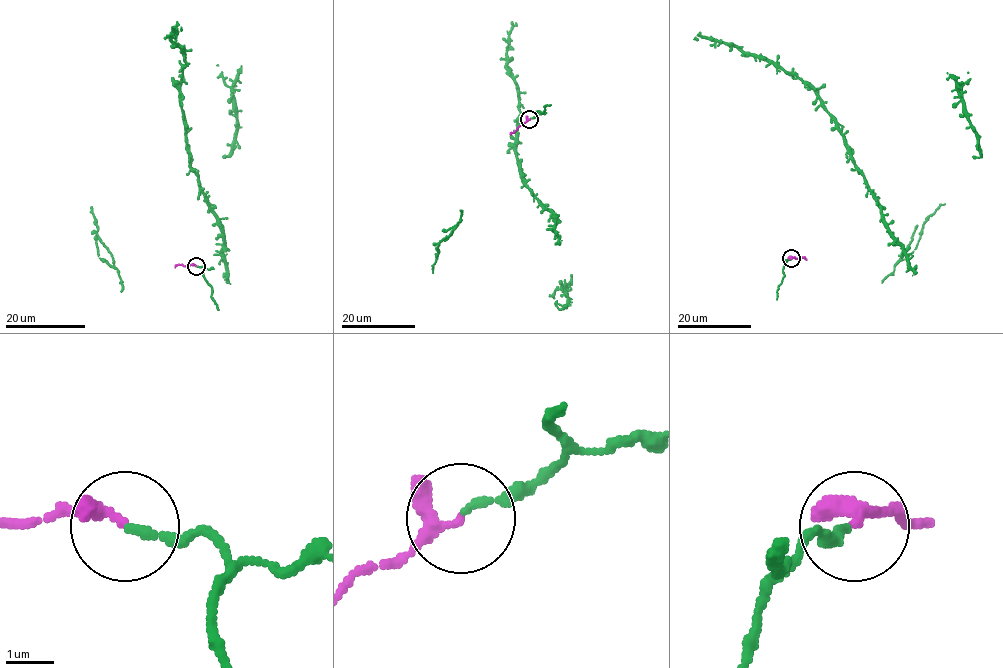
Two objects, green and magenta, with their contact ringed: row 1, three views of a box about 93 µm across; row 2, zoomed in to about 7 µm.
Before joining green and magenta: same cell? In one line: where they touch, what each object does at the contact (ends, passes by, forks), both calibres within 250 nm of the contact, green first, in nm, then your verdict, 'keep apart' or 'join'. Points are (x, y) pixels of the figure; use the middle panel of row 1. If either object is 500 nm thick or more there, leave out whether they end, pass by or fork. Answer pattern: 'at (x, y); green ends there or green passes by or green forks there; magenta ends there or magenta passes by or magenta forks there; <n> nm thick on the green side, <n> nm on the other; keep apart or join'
at (529, 119); green ends there; magenta passes by; 160 nm thick on the green side, 180 nm on the other; join

